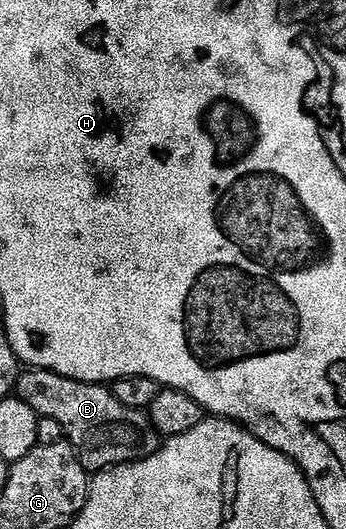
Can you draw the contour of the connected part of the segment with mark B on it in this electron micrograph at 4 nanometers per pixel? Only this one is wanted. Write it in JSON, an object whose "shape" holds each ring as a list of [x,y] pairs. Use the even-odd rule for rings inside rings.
{"shape":[[[30,367],[19,372],[16,395],[24,403],[28,403],[28,407],[32,407],[32,411],[36,411],[39,417],[56,419],[56,423],[60,423],[65,440],[69,441],[72,448],[78,452],[80,463],[87,471],[101,471],[111,469],[113,465],[139,461],[160,448],[160,435],[150,421],[149,412],[124,407],[124,403],[120,403],[120,399],[116,399],[113,388],[107,387],[105,384],[68,379],[64,375],[47,369]]]}

